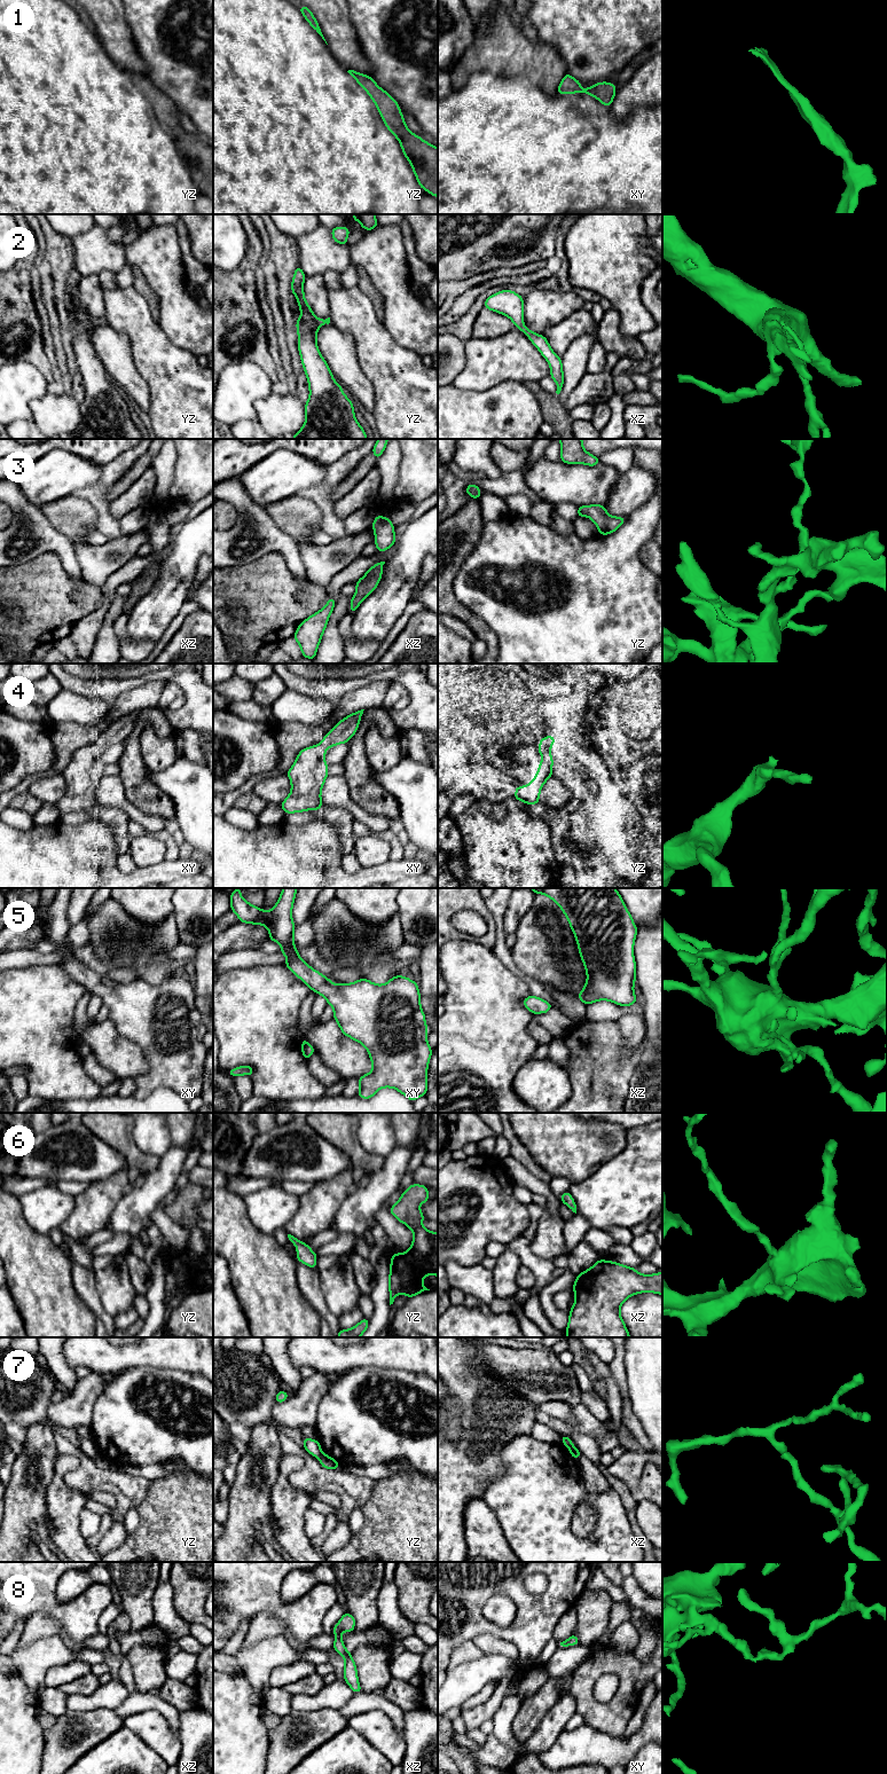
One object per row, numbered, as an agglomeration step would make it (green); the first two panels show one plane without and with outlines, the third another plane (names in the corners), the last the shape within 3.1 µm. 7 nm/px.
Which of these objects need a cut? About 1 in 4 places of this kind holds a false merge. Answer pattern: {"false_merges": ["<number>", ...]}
{"false_merges": ["7"]}

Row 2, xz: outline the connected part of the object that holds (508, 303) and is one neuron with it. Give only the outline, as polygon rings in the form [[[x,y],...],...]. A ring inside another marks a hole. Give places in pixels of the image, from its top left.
[[[501,290],[489,296],[484,307],[508,316],[516,328],[523,331],[549,362],[550,376],[557,384],[556,393],[559,394],[564,385],[563,364],[560,358],[551,350],[547,338],[531,331],[524,325],[524,298],[511,290]]]

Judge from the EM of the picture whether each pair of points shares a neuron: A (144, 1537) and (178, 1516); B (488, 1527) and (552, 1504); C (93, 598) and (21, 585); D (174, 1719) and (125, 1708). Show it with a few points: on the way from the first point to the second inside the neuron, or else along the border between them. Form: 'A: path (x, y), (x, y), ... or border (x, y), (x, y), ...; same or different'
A: path (152, 1537), (170, 1522); same
B: border (484, 1500), (492, 1509), (507, 1543), (511, 1547); different
C: path (75, 594), (55, 590), (49, 585), (39, 585); same
D: path (162, 1706), (158, 1703), (138, 1703); same

